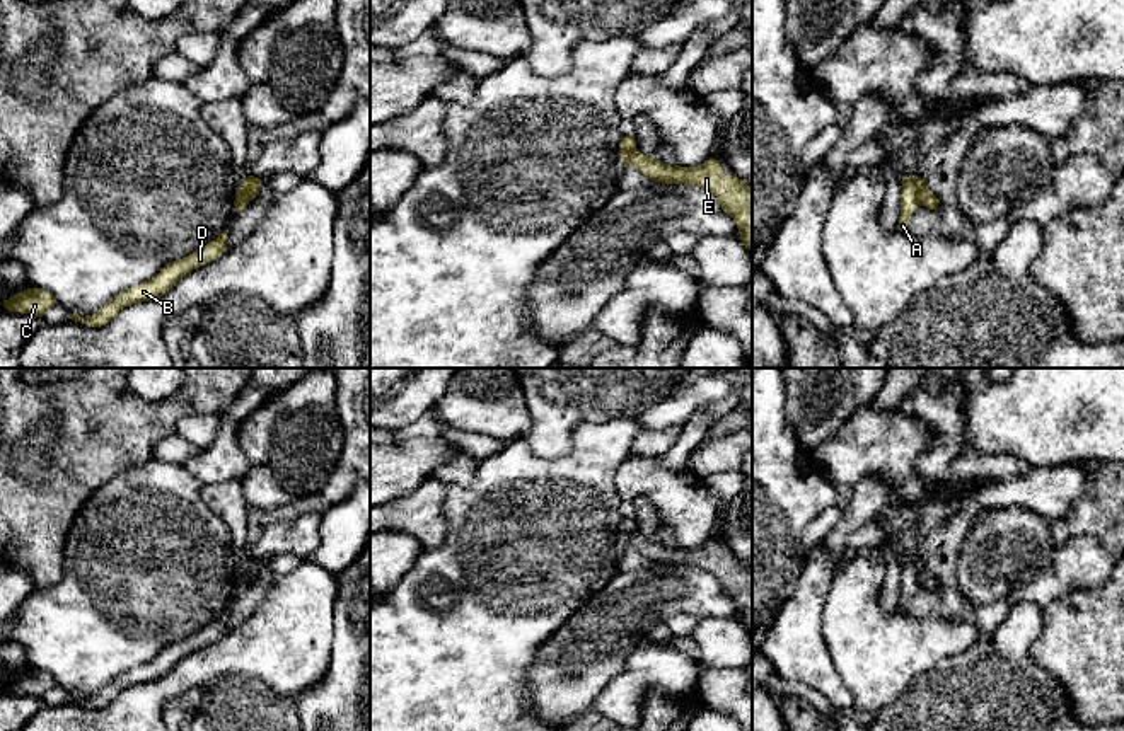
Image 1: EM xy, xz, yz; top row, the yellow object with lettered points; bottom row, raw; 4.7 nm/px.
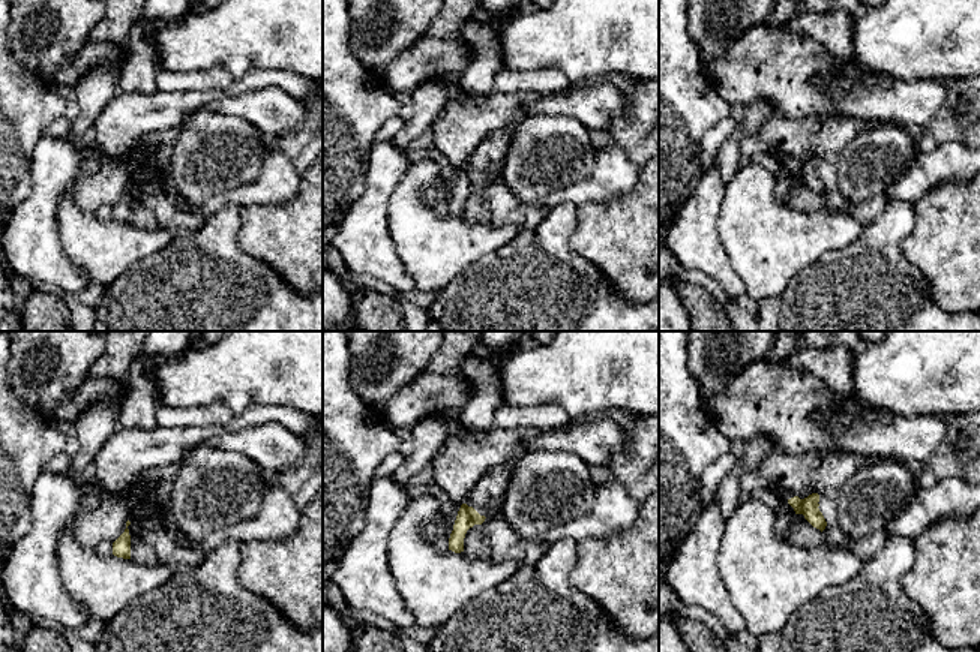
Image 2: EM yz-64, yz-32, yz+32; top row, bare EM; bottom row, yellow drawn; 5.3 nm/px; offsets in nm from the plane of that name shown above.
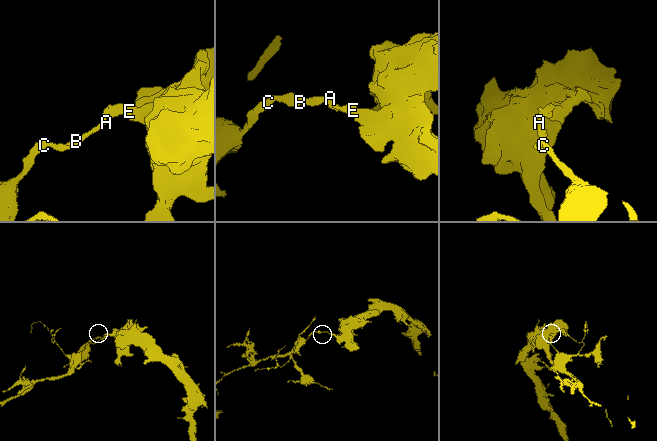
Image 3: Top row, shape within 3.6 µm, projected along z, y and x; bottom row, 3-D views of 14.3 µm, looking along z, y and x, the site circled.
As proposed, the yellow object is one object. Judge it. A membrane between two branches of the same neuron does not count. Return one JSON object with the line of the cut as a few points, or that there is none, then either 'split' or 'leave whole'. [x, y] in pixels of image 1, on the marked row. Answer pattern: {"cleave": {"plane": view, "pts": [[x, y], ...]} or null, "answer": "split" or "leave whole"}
{"cleave": {"plane": "yz", "pts": [[915, 178], [921, 203]]}, "answer": "split"}

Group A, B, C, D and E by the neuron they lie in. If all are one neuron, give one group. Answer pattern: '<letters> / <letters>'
A B C D / E

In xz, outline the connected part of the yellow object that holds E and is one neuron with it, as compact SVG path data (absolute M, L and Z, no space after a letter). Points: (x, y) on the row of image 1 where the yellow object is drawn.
M638 148L621 155L621 160L655 182L698 186L711 191L723 211L737 223L742 244L752 250L752 187L735 174L725 176L720 160L710 158L698 167L670 167Z

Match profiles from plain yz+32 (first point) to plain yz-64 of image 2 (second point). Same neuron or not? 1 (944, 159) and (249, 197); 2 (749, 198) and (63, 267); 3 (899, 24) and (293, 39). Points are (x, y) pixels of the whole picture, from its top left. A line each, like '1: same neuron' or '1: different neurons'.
1: same neuron
2: different neurons
3: same neuron

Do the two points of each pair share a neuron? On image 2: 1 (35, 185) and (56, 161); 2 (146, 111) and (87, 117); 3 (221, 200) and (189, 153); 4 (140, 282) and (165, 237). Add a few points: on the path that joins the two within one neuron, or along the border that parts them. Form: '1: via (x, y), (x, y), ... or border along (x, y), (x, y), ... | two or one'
1: via (38, 179), (50, 167) | one
2: border along (119, 90), (92, 126) | two
3: border along (251, 182), (216, 194), (201, 209) | two
4: border along (173, 239), (161, 249), (138, 260), (128, 270) | two

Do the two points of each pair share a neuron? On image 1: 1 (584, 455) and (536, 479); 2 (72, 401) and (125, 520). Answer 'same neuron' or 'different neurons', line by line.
1: same neuron
2: different neurons

